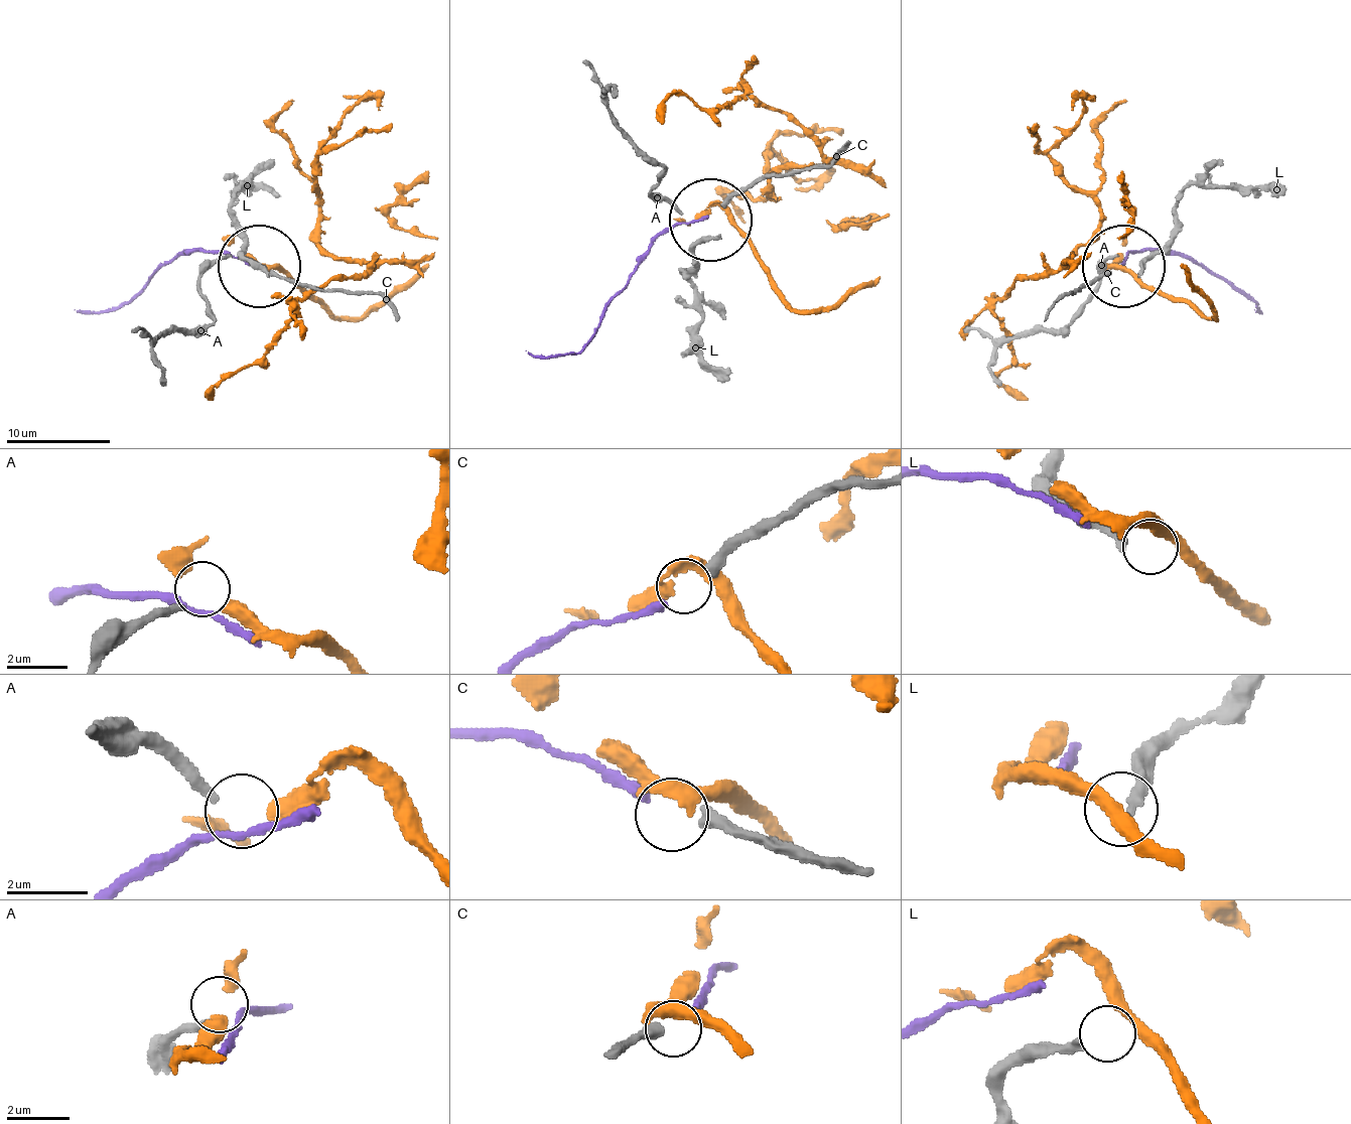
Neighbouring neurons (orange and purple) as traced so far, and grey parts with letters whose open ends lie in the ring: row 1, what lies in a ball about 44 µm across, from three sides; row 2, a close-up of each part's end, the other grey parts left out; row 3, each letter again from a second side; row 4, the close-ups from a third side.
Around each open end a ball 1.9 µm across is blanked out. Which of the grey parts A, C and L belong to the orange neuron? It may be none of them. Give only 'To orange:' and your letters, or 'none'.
To orange: A

